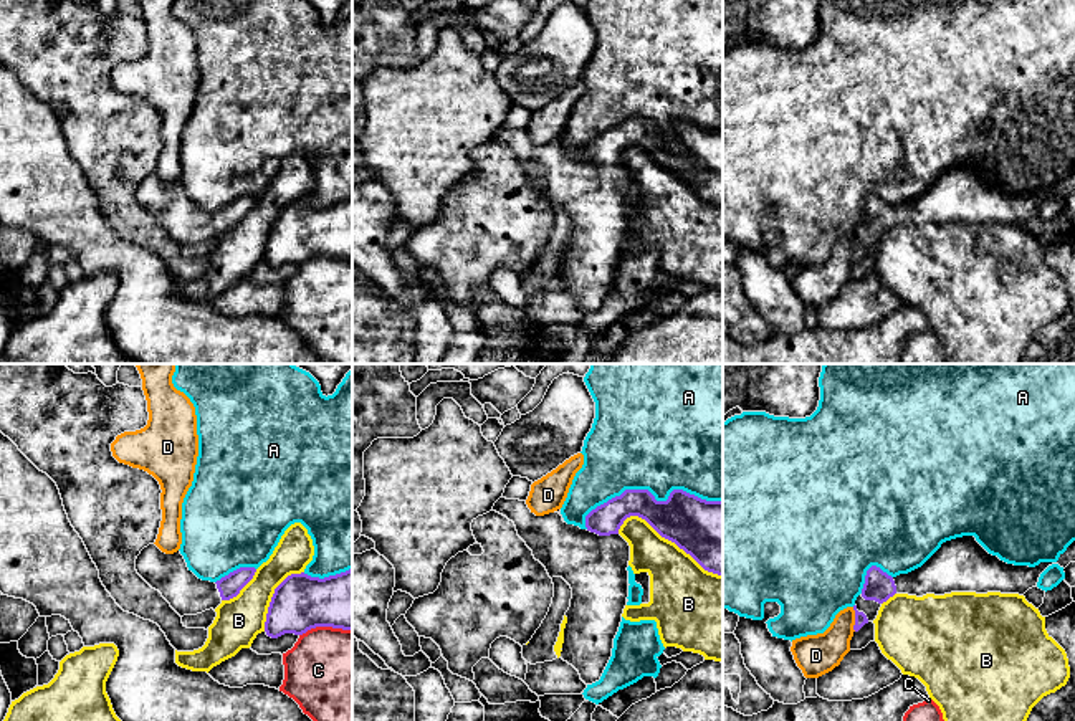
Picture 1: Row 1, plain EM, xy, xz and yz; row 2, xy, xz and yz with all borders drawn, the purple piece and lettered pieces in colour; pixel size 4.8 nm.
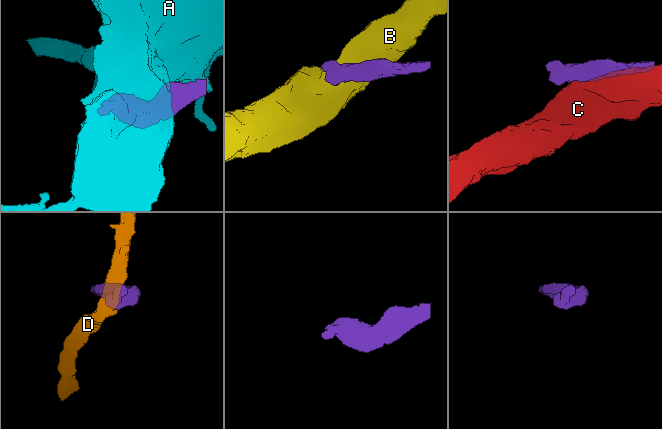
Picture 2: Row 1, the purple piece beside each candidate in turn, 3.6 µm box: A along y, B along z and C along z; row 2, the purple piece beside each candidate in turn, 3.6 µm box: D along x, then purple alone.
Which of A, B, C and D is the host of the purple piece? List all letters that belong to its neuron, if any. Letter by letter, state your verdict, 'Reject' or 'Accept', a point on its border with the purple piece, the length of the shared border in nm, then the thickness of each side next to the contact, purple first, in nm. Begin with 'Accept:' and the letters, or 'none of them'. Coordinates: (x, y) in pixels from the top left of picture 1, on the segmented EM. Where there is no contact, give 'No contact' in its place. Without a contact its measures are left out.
Accept: none of them
A: Reject. Touches purple at xz (649, 491). Shared border 700 nm. Thickness 260 nm (purple) against 480 nm
B: Reject. Touches purple at xz (668, 539). Shared border 550 nm. Thickness 340 nm (purple) against 300 nm
C: Reject. Touches purple at xy (324, 625). Shared border 260 nm. Thickness 280 nm (purple) against 440 nm
D: Reject. Touches purple at yz (855, 619). Shared border 120 nm. Thickness 60 nm (purple) against 190 nm

